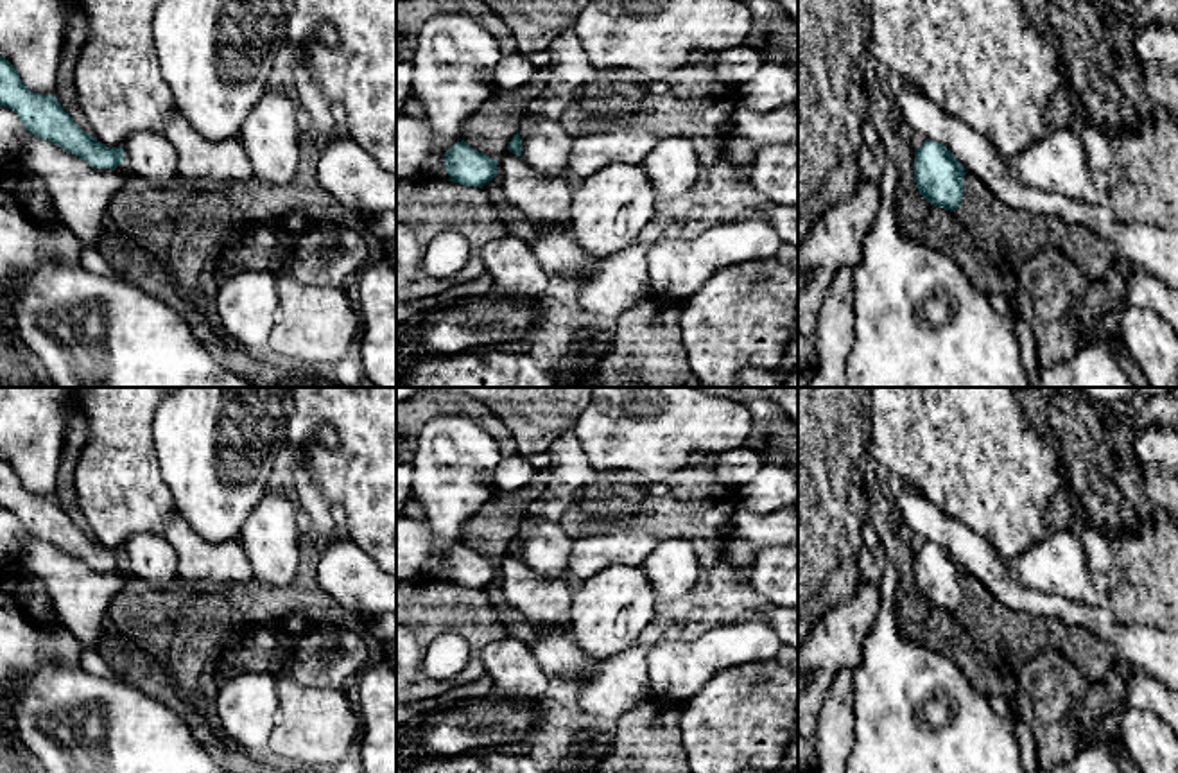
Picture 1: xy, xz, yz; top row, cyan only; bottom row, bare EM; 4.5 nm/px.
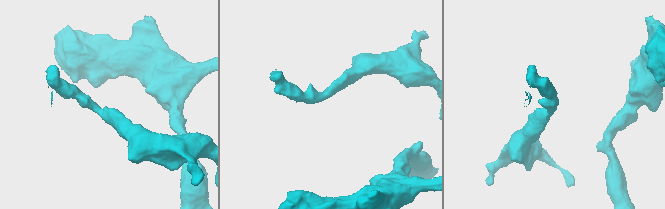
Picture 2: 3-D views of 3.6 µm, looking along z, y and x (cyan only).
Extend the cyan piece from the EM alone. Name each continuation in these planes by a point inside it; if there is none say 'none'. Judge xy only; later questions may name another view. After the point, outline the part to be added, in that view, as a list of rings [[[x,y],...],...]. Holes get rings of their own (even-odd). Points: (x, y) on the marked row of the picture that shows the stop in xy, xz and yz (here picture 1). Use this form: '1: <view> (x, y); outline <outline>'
none

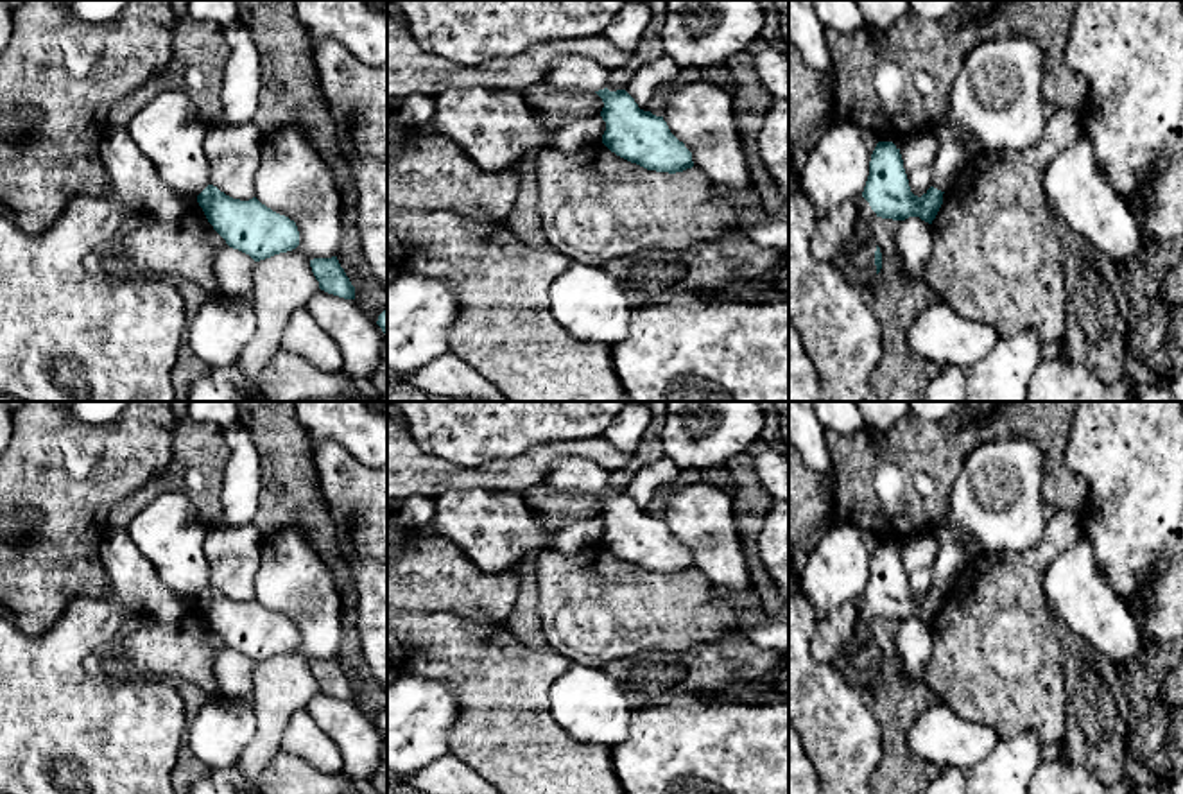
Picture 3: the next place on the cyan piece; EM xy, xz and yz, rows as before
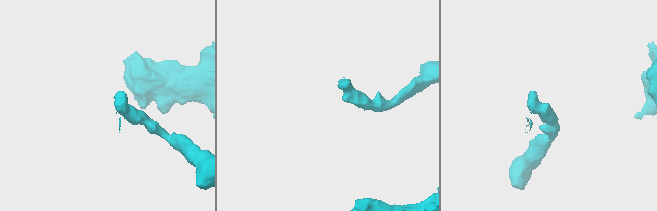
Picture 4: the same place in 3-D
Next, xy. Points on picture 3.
none

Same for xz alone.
1: xz (572, 72); outline [[[565,54],[550,65],[543,82],[556,90],[595,93],[608,88],[609,70],[583,54]]]

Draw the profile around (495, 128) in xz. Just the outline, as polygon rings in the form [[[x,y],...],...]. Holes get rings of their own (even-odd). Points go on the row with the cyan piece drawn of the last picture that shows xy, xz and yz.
[[[450,88],[436,97],[436,115],[427,129],[455,142],[484,172],[513,168],[534,145],[577,152],[602,142],[600,115],[563,120],[556,129],[540,124],[522,91]]]

